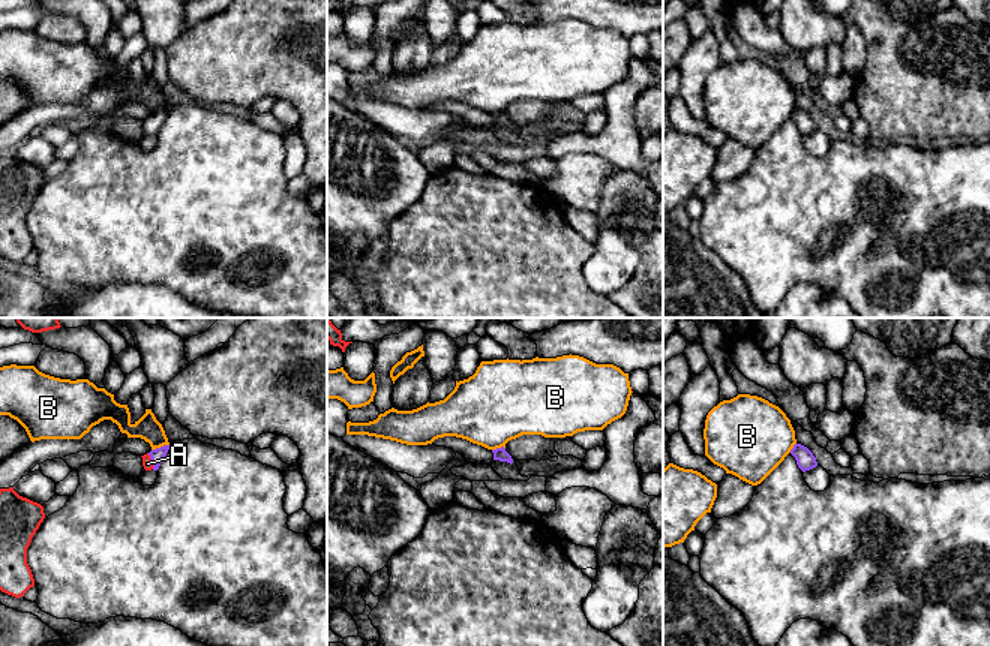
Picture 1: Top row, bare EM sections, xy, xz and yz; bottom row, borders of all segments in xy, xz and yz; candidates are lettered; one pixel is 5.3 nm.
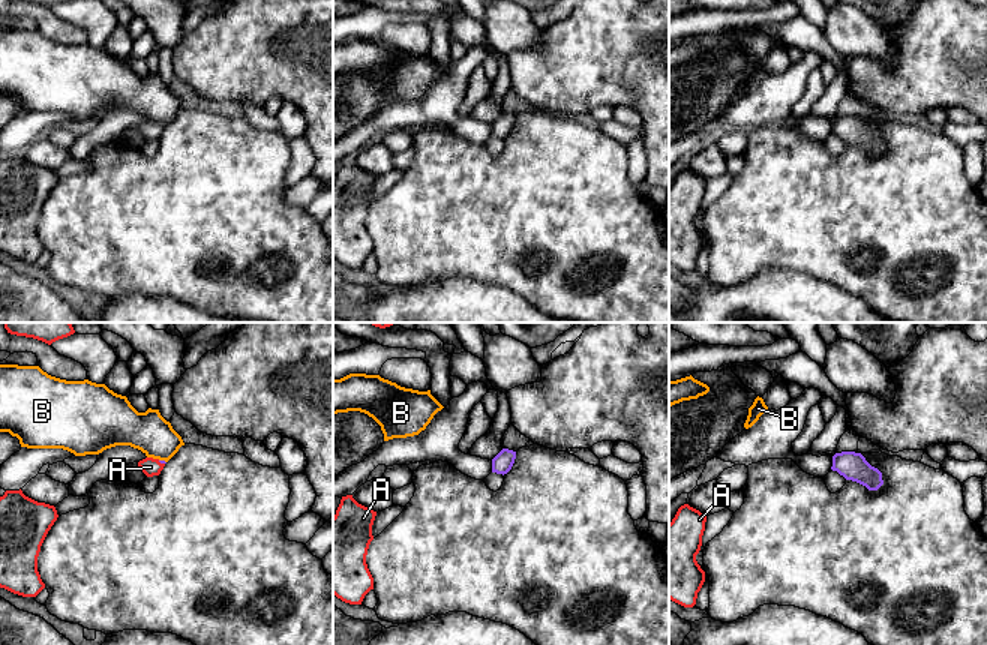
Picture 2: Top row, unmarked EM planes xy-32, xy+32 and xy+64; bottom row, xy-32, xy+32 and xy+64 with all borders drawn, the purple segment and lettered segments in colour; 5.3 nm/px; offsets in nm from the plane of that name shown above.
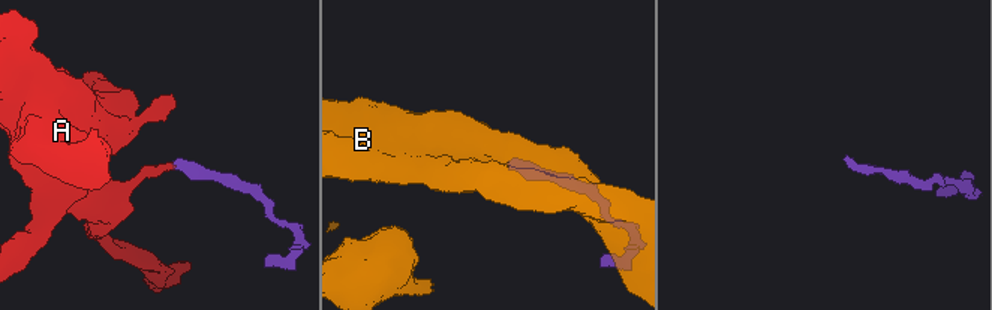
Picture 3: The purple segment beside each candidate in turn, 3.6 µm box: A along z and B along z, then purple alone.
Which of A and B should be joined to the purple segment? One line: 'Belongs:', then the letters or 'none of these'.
Belongs: A

